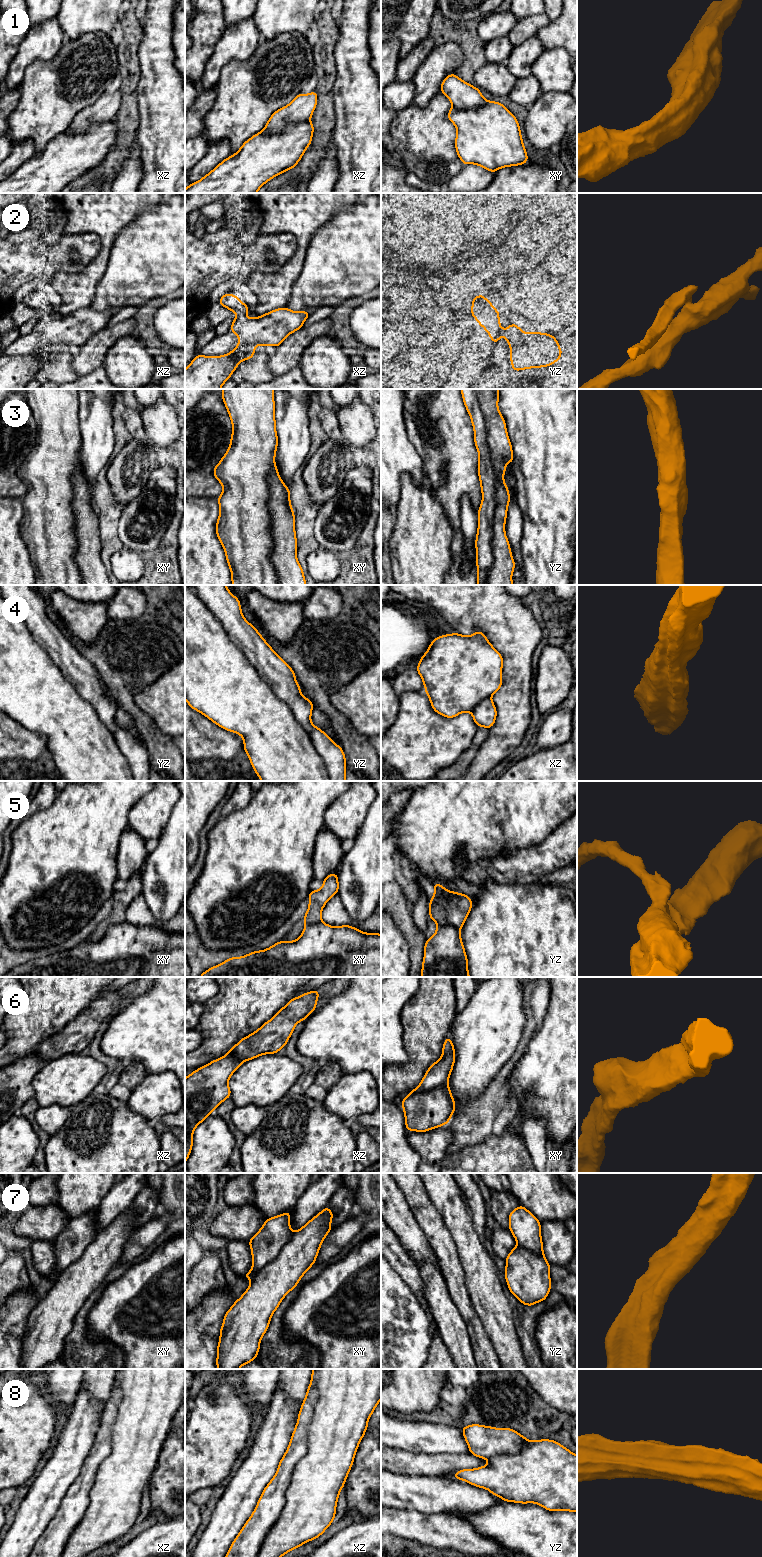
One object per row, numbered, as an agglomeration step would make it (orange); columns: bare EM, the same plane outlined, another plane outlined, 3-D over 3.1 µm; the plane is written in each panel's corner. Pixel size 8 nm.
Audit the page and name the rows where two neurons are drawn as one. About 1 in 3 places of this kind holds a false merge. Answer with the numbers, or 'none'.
2, 5

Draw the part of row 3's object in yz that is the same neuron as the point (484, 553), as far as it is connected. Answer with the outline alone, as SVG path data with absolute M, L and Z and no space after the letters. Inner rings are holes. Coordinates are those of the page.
M460 389L464 405L474 429L474 442L478 451L478 475L482 502L478 511L476 534L477 585L513 585L515 561L505 533L510 493L504 482L508 462L513 464L513 451L506 423L498 408L499 389Z

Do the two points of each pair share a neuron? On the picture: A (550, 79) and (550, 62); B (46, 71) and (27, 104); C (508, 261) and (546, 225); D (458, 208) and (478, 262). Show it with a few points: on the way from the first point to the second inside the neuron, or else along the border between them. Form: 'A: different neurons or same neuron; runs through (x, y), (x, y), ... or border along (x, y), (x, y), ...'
A: same neuron; runs through (550, 75), (550, 66)
B: same neuron; runs through (46, 79), (46, 85), (35, 96)
C: same neuron; runs through (517, 254), (537, 234)
D: different neurons; border along (481, 250), (475, 251), (471, 255)

